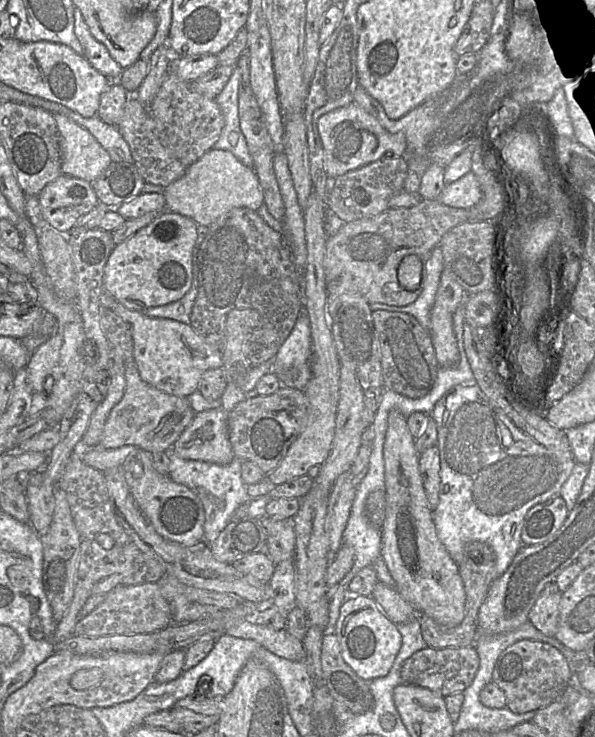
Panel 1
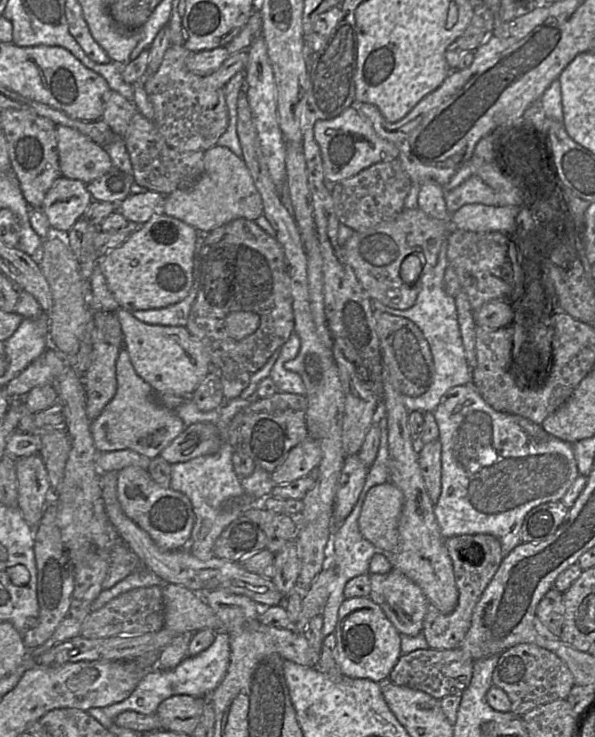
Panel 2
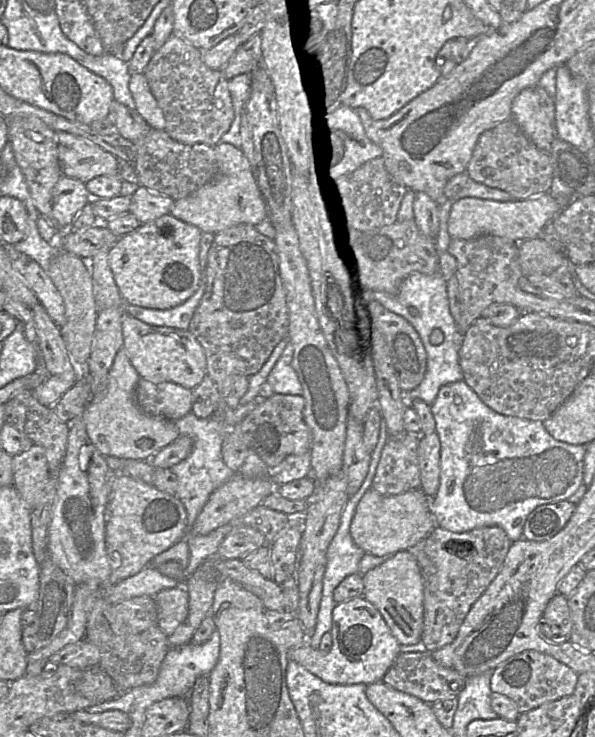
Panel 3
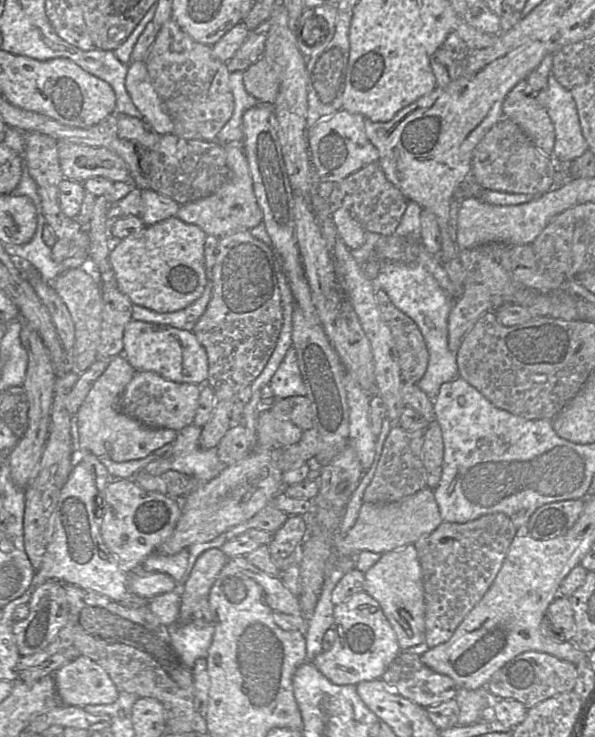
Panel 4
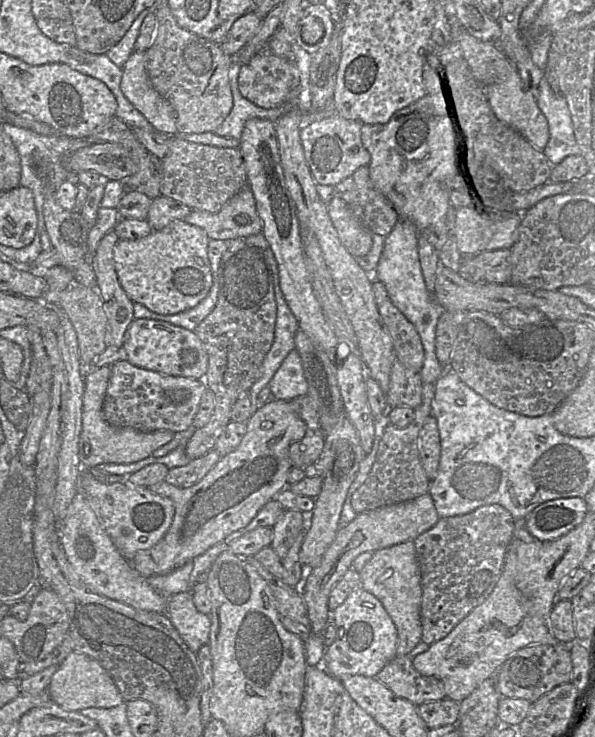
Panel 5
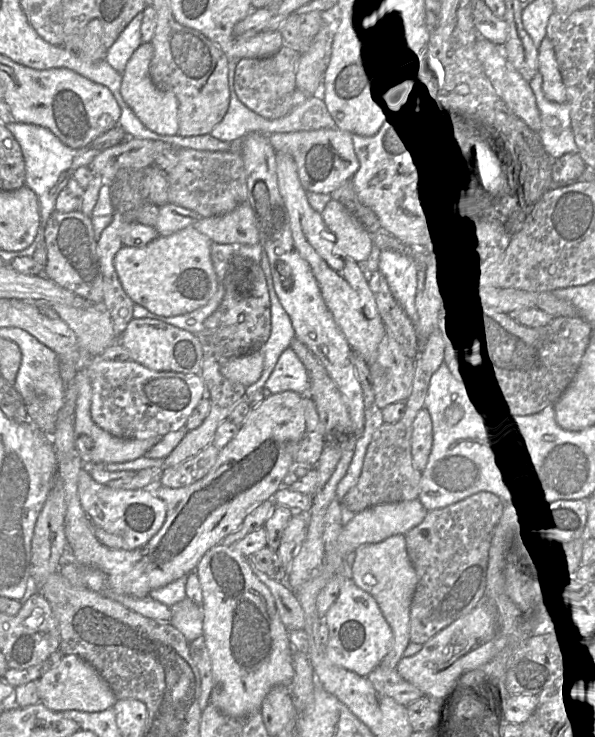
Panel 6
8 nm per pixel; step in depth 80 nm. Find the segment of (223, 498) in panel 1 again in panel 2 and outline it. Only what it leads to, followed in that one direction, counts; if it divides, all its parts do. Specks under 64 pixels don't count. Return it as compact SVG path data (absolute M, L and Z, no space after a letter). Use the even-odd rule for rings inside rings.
M222 440L220 449L212 455L193 458L170 465L170 487L183 493L192 504L195 521L186 549L196 558L206 561L214 556L213 546L222 531L250 507L232 464L233 448Z

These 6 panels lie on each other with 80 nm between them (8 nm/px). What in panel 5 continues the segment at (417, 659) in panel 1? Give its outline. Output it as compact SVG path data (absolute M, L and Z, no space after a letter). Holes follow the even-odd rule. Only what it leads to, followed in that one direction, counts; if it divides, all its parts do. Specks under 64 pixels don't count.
M409 656L394 657L376 675L376 679L396 696L418 706L422 703L446 698L444 685L433 676L420 674Z

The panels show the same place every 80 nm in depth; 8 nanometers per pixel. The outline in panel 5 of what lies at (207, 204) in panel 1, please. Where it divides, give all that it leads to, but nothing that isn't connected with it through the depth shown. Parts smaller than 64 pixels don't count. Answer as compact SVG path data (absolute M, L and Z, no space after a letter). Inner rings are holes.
M248 186L229 199L220 211L192 210L183 221L203 229L209 239L222 241L247 238L262 231L255 198Z

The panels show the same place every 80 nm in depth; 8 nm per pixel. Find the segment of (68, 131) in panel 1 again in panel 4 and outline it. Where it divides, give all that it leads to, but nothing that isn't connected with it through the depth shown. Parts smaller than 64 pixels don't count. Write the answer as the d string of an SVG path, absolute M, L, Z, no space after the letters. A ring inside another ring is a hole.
M69 141L57 142L59 162L65 178L84 183L89 178L102 176L114 182L127 182L127 165L111 150Z

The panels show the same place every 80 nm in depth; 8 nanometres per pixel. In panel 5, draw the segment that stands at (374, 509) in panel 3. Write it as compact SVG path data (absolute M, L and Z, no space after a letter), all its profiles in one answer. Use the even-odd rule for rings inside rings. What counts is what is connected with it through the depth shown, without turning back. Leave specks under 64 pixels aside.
M425 493L411 501L357 514L353 521L341 525L318 565L308 570L299 587L306 606L310 632L321 634L329 622L331 611L328 608L328 596L330 591L350 569L351 563L359 554L375 552L406 541L414 541L419 535L431 529L439 518L441 517L436 511L433 498L429 493Z

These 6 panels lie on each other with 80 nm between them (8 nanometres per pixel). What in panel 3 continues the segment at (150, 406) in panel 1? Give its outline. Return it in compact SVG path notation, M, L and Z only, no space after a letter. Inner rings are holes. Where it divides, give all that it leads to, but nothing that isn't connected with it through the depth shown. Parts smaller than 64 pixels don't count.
M121 348L109 369L104 397L99 401L91 398L82 411L89 440L103 456L145 461L179 436L174 421L146 414L137 406L134 392L139 379L125 350Z

